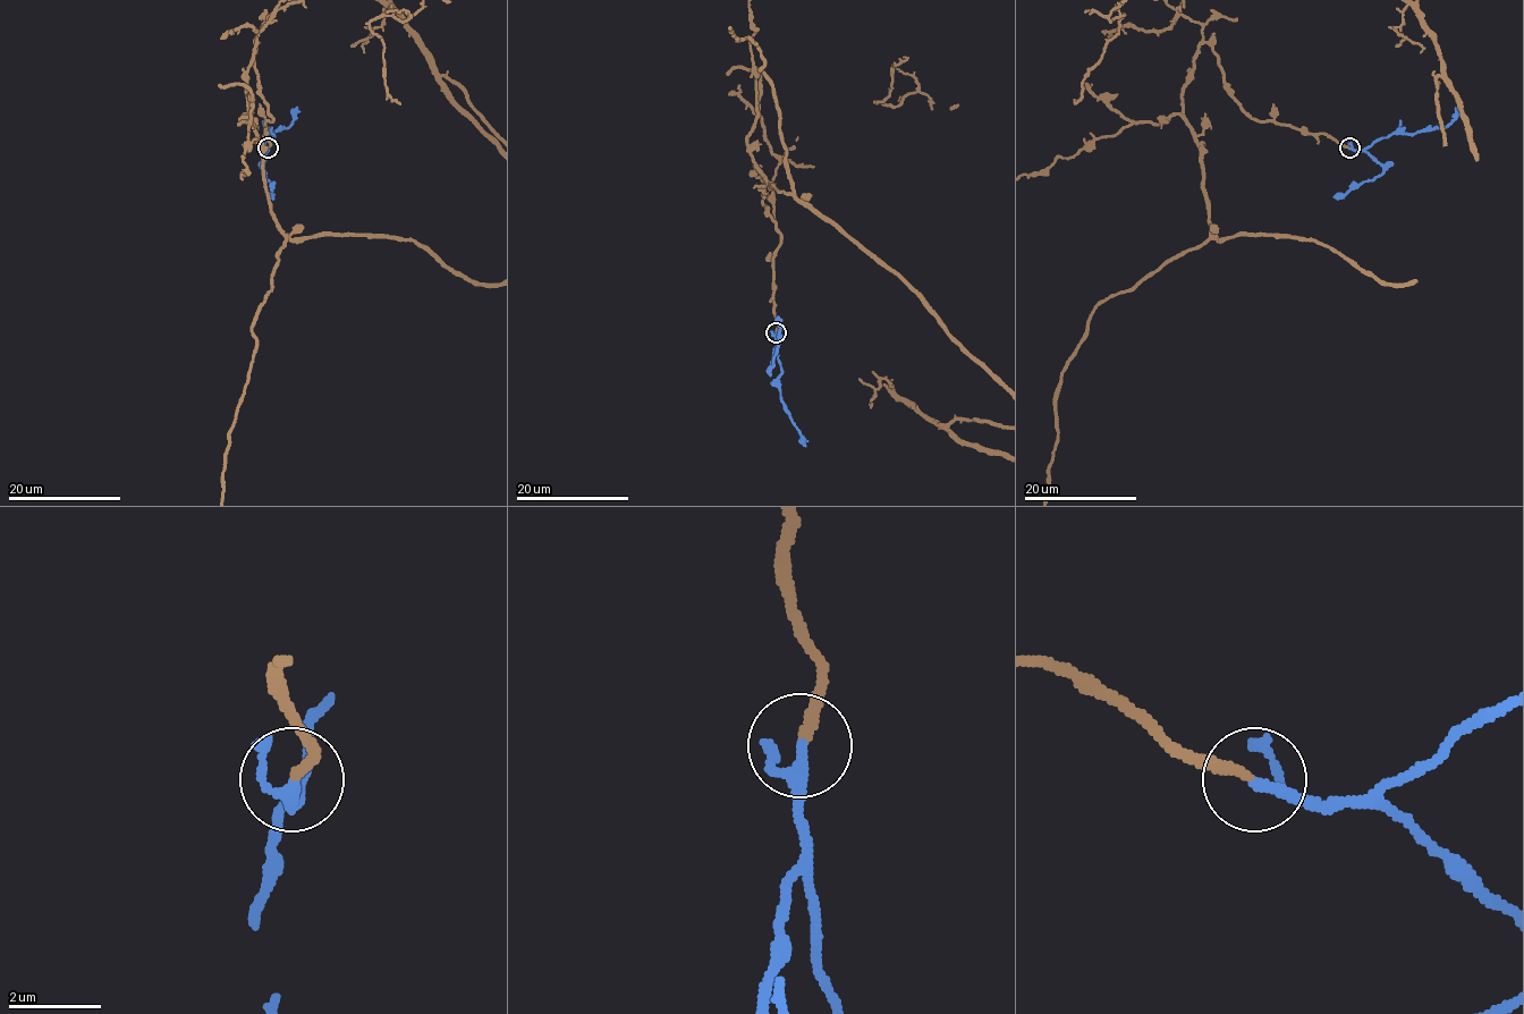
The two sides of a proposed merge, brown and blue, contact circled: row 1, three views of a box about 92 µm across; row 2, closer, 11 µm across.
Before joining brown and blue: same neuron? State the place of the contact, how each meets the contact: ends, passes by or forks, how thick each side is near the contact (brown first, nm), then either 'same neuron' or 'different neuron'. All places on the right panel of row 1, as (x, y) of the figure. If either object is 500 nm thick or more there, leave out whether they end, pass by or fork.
at (1349, 148); brown ends there; blue passes by; 240 nm thick on the brown side, 200 nm on the other; same neuron

